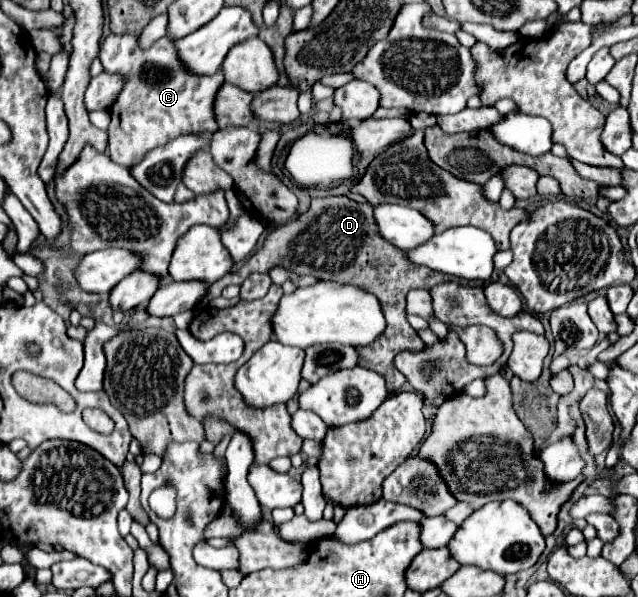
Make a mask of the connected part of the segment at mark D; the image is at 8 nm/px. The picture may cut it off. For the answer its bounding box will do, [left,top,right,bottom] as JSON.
[202,195,456,391]

